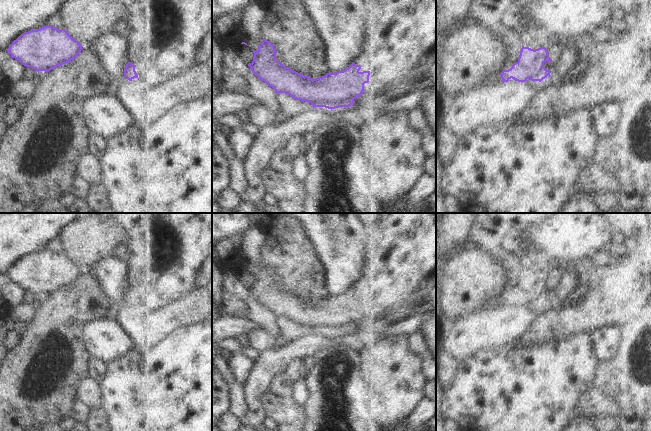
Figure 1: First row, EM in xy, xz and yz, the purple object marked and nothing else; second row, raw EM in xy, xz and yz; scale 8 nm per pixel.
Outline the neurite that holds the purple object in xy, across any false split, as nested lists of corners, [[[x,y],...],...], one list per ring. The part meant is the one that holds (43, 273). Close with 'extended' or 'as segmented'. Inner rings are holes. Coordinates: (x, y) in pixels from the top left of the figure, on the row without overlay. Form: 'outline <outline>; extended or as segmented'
outline [[[47,249],[21,258],[7,273],[11,281],[20,285],[24,290],[46,296],[73,284],[81,274],[82,269],[73,263],[64,252],[59,254]]]; as segmented

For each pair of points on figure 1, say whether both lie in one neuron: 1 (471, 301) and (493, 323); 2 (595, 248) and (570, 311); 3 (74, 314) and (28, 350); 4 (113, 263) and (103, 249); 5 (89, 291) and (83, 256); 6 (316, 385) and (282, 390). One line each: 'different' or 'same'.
1: different
2: different
3: same
4: different
5: different
6: different

